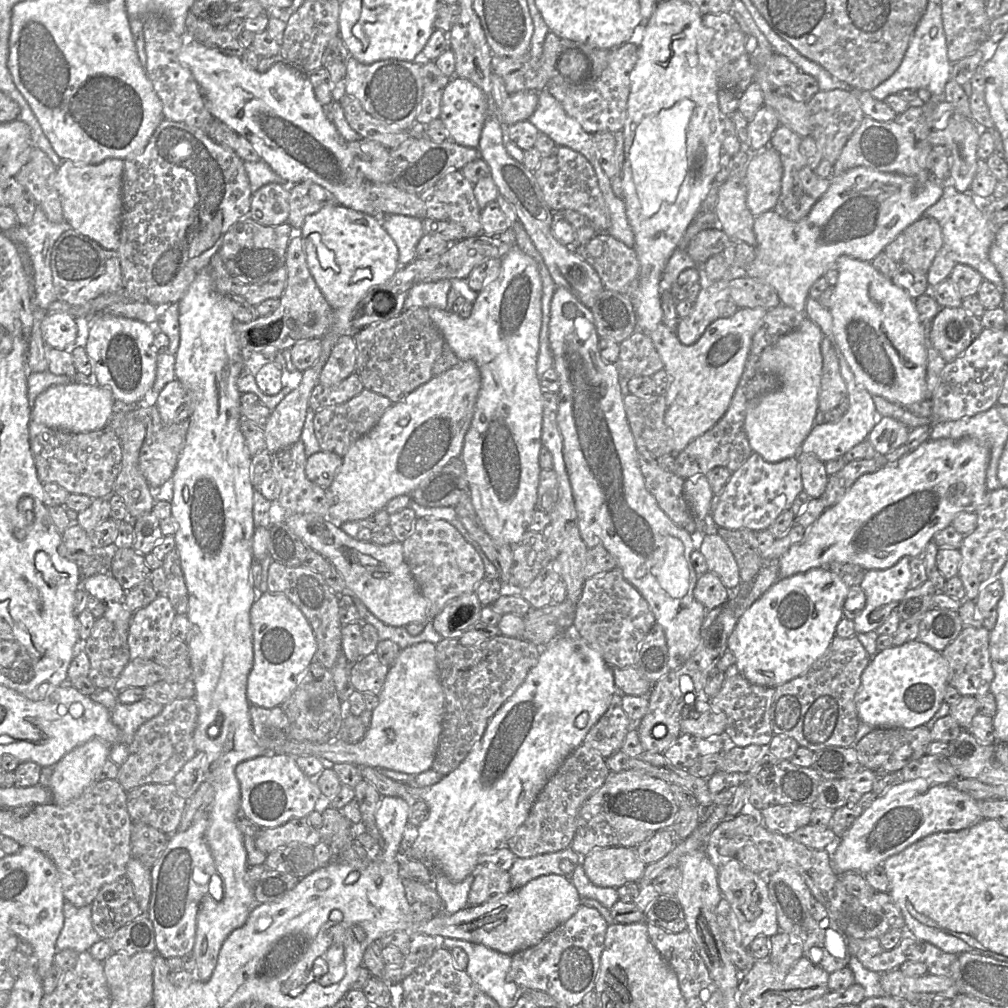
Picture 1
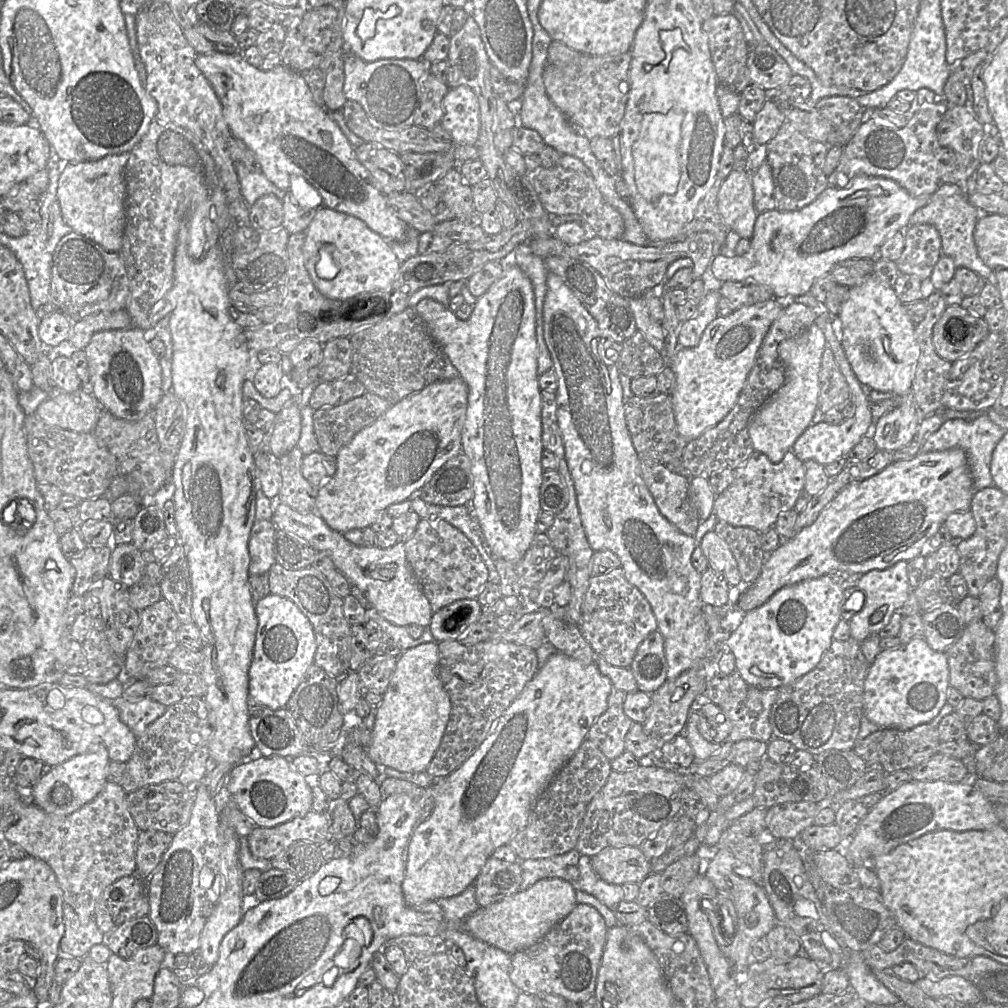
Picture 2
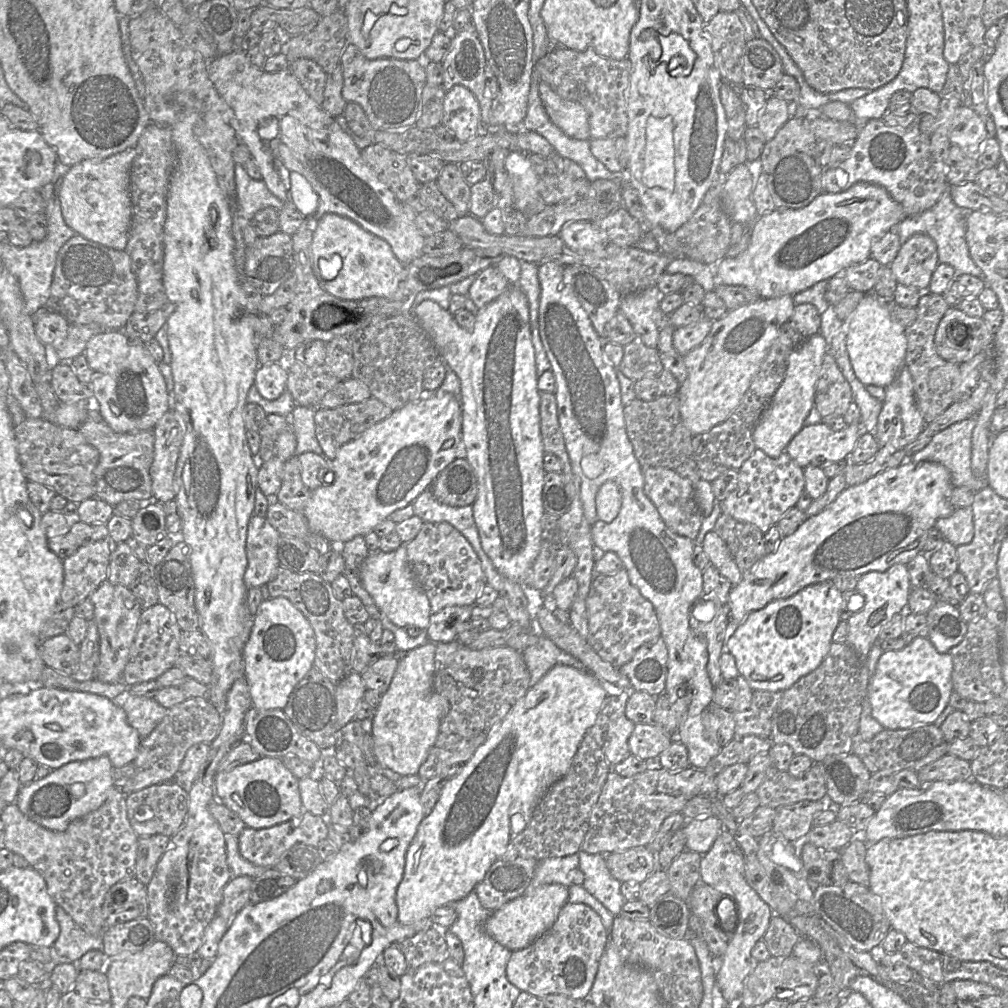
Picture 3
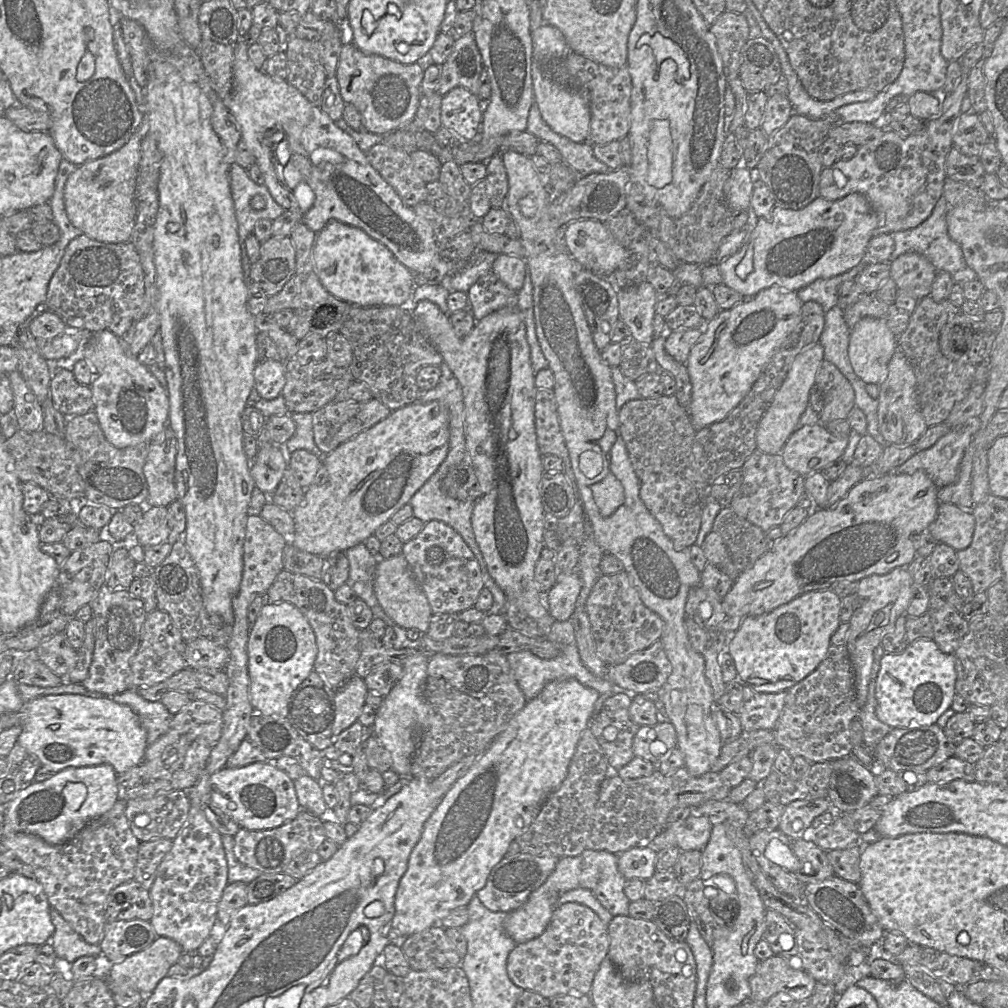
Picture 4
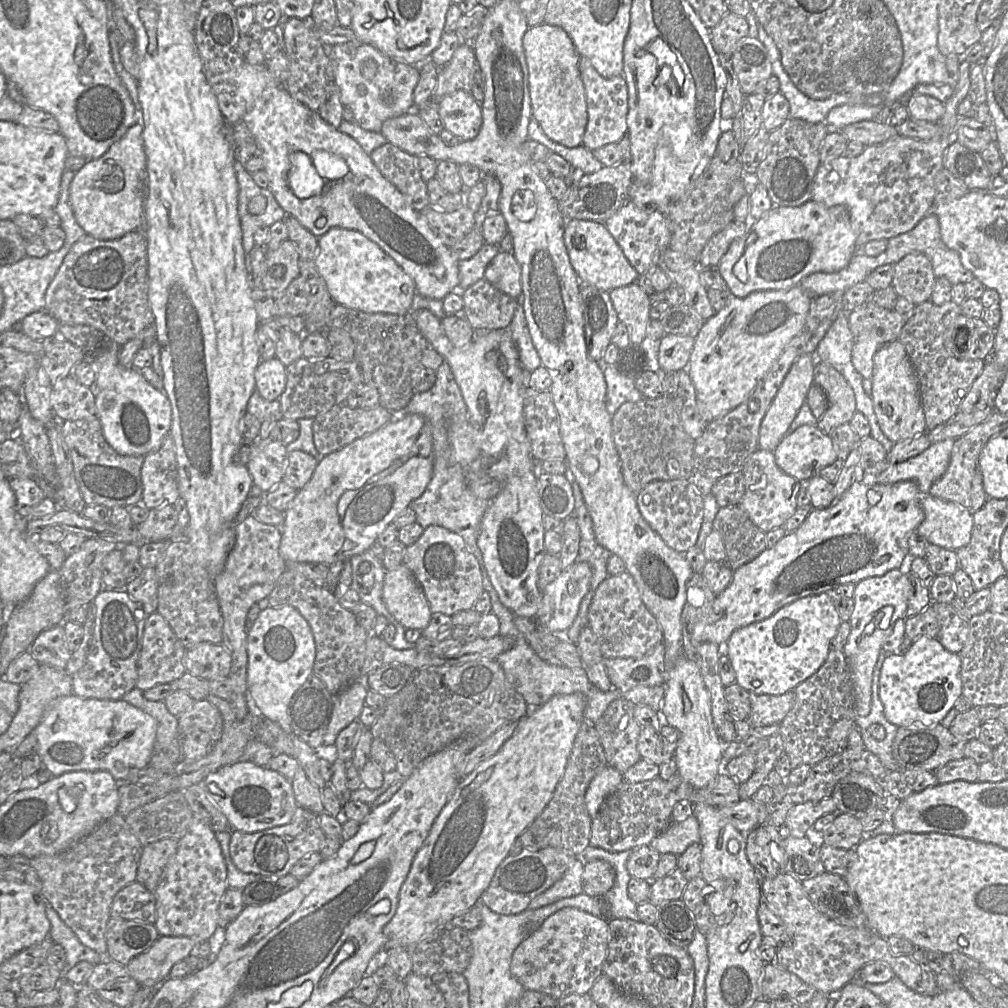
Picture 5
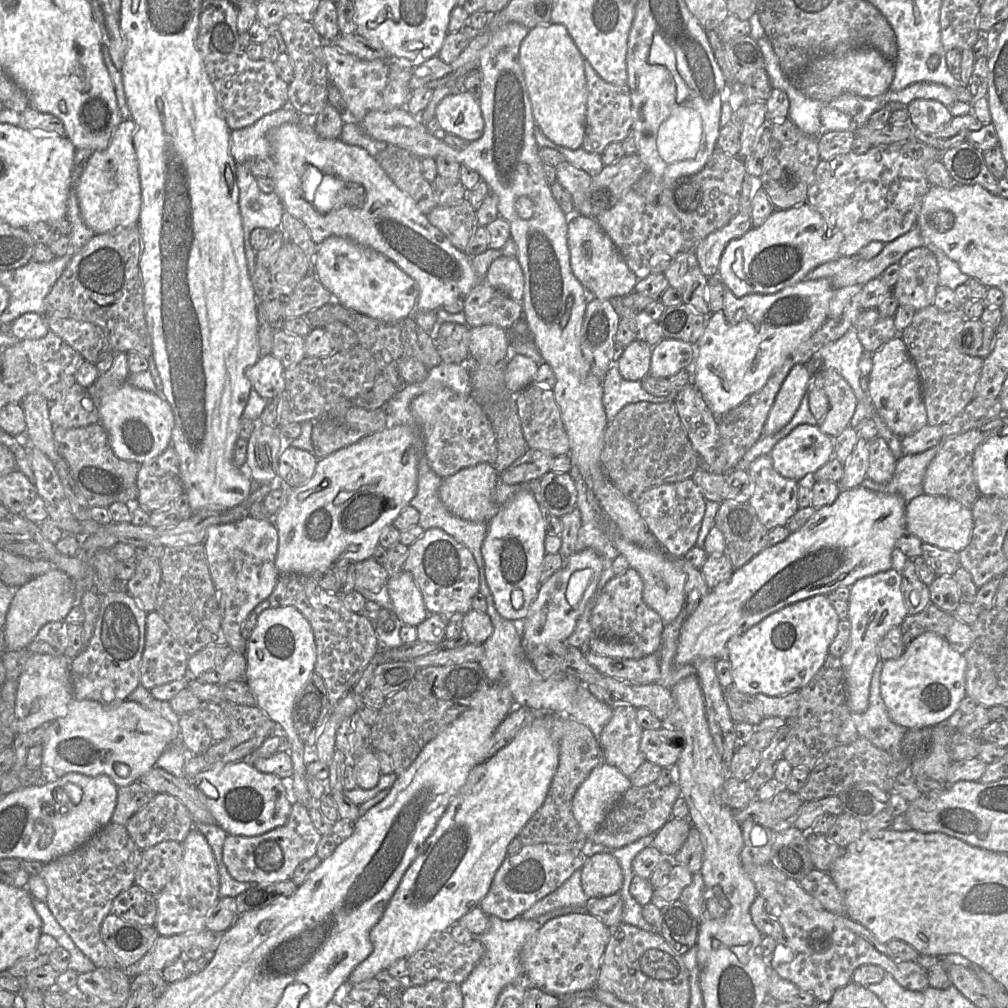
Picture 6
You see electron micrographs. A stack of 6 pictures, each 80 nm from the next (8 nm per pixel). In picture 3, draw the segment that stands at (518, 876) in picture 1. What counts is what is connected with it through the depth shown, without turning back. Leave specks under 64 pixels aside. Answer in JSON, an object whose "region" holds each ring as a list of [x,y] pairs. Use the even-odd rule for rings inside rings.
{"region":[[[578,853],[540,860],[534,878],[524,894],[531,895],[539,886],[546,884],[561,884],[569,888],[573,885],[570,872],[578,867]]]}

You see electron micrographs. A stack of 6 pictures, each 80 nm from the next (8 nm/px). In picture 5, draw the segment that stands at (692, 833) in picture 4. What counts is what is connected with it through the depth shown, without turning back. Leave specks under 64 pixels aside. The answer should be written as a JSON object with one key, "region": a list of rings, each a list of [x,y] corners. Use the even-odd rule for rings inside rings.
{"region":[[[692,815],[683,821],[671,822],[649,845],[661,855],[665,853],[681,855],[696,842],[700,842],[699,822]]]}

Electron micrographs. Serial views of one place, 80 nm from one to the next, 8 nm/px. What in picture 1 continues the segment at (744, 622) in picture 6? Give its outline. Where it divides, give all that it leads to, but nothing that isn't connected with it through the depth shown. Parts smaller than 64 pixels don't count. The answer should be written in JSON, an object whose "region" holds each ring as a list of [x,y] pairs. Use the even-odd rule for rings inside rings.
{"region":[[[928,439],[897,461],[862,475],[839,502],[823,511],[803,540],[791,546],[778,559],[779,578],[827,567],[832,562],[856,564],[865,570],[883,570],[892,567],[904,556],[914,558],[923,555],[934,535],[951,525],[959,513],[976,512],[984,506],[989,462],[990,449],[979,439]]]}

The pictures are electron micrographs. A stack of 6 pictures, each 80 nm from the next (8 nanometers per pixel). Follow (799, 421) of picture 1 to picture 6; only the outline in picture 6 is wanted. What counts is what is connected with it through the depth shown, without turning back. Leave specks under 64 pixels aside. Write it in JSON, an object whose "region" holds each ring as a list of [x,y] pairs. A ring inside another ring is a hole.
{"region":[[[796,364],[782,383],[763,426],[763,435],[773,435],[795,415],[804,394],[809,392],[813,374],[806,364]]]}

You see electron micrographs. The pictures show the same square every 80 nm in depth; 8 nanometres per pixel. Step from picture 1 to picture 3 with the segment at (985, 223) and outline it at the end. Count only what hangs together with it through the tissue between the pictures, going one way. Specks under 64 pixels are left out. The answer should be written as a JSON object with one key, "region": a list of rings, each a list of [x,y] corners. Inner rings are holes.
{"region":[[[949,186],[934,206],[918,215],[905,217],[894,230],[898,233],[902,244],[917,233],[929,235],[936,242],[940,263],[951,265],[955,269],[956,275],[970,274],[982,277],[982,270],[972,260],[966,241],[966,215],[968,212],[954,203]]]}

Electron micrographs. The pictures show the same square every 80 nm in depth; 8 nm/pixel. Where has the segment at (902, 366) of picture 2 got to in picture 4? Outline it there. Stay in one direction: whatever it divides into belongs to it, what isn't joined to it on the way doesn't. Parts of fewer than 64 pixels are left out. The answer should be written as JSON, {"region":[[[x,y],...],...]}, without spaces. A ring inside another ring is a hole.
{"region":[[[865,317],[850,331],[848,354],[855,374],[866,384],[880,385],[887,376],[888,364],[898,349],[898,337],[895,336],[883,320]]]}

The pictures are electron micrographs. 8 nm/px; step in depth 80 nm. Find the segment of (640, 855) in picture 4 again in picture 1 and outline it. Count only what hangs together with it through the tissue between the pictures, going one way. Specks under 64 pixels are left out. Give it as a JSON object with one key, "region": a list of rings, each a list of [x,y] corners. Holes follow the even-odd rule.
{"region":[[[599,847],[582,857],[582,865],[589,880],[599,887],[619,888],[626,883],[638,882],[645,871],[646,864],[632,847]]]}

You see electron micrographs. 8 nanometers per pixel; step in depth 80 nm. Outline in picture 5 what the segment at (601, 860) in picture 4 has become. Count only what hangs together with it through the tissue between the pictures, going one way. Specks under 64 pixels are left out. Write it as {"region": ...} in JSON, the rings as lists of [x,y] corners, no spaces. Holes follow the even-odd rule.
{"region":[[[588,845],[581,855],[577,855],[585,863],[592,860],[604,860],[611,864],[616,871],[616,880],[613,887],[601,898],[606,904],[608,919],[618,918],[640,921],[637,904],[628,894],[628,884],[632,876],[628,871],[627,862],[632,851],[632,849],[629,849],[622,852],[611,852]]]}

